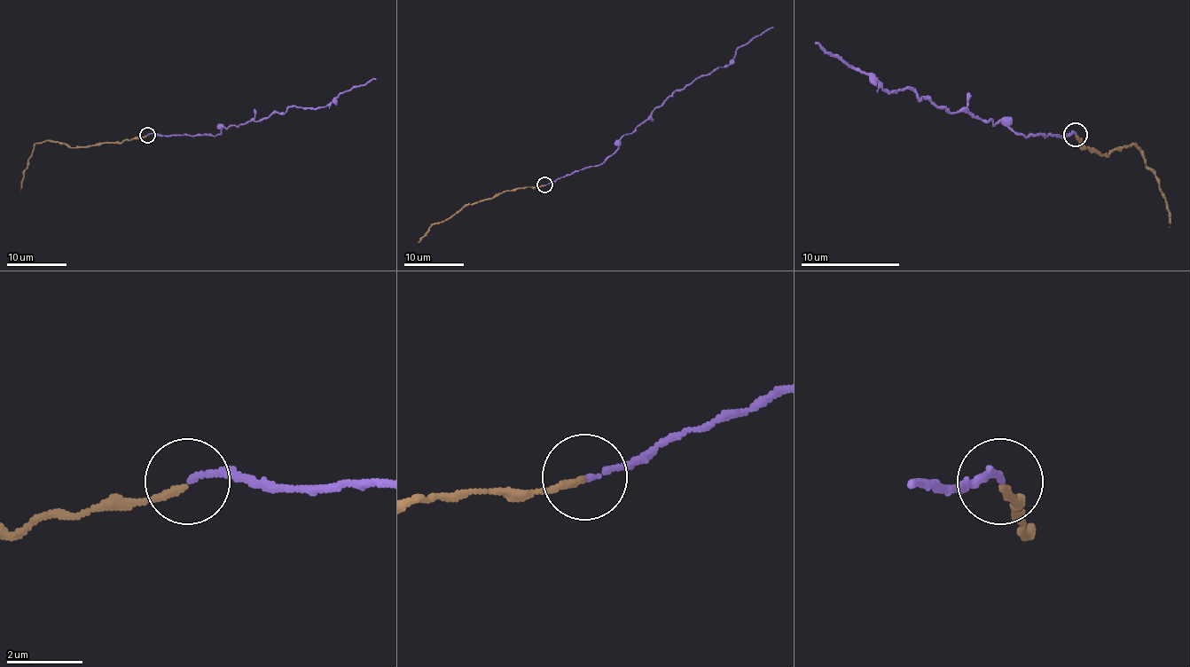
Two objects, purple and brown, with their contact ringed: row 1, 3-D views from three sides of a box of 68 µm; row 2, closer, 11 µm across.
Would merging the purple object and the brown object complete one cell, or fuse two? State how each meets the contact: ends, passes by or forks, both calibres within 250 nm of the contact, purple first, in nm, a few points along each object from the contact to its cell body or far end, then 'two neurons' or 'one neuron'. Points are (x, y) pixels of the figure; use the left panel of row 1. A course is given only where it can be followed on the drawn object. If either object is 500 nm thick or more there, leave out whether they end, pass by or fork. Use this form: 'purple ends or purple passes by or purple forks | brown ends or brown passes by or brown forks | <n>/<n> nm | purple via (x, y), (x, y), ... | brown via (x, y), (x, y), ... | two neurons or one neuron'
purple ends | brown ends | 140/170 nm | purple via (148, 135), (218, 135), (221, 127), (262, 120), (290, 106), (327, 106), (340, 93), (375, 78) | brown via (148, 135), (121, 142), (85, 146), (68, 146), (50, 141), (35, 144), (20, 190) | two neurons

